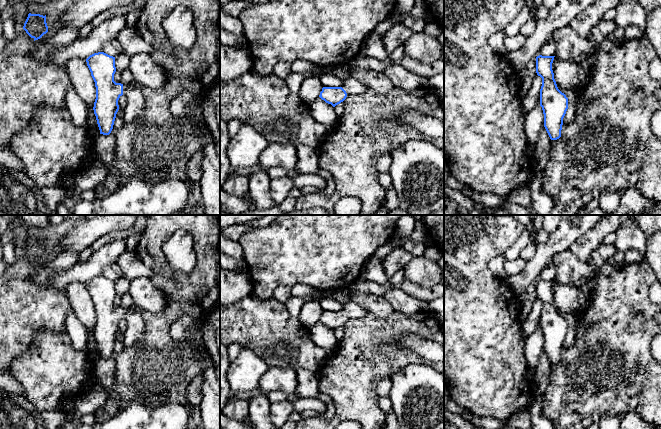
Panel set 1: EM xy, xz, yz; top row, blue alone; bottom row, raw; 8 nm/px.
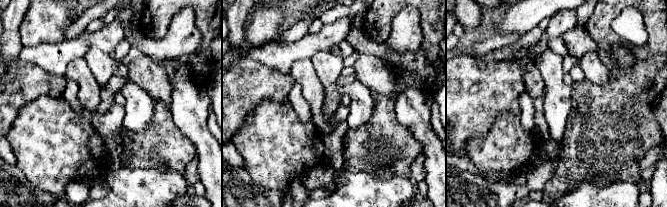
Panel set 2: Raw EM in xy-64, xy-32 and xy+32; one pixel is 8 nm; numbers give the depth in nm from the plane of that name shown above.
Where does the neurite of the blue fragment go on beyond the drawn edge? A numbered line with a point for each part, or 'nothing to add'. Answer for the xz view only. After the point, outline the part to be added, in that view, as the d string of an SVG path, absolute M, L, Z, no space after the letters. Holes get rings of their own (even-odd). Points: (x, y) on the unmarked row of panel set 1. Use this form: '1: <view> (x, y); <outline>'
1: xz (352, 310); M350 300L344 305L342 312L346 315L347 319L361 319L368 314L361 305L353 300Z

